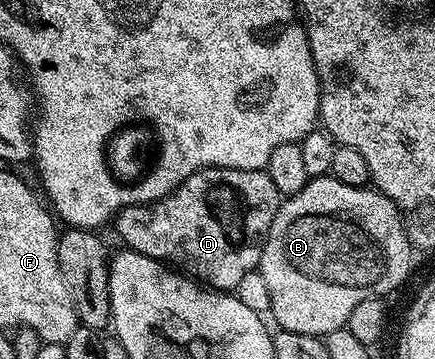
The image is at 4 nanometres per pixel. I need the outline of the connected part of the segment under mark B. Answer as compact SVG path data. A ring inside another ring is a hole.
M331 174L311 178L304 185L304 189L300 189L300 193L285 196L279 202L278 212L266 234L266 243L262 246L260 270L264 281L268 281L268 289L270 290L269 314L274 315L275 321L278 322L277 326L281 330L291 331L292 333L308 333L319 337L325 337L333 331L343 330L350 322L352 309L356 309L356 305L360 305L362 302L362 296L369 292L375 292L376 289L392 287L398 283L398 280L402 279L402 276L406 273L407 248L402 230L399 230L398 221L394 218L396 208L398 208L396 204L387 195L382 194L373 186L357 187L356 185L348 185L344 181L335 179Z

